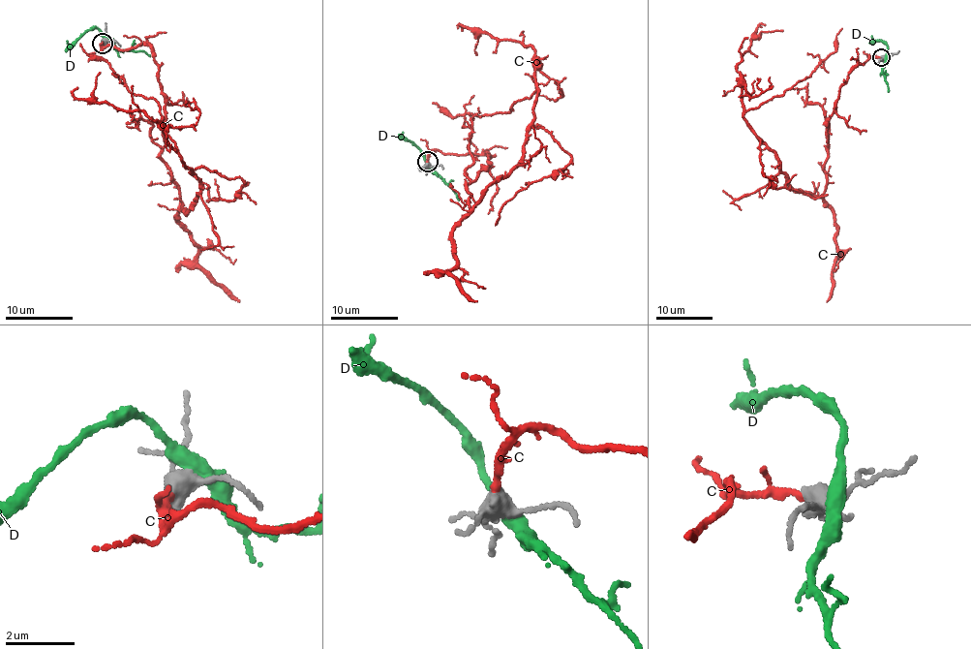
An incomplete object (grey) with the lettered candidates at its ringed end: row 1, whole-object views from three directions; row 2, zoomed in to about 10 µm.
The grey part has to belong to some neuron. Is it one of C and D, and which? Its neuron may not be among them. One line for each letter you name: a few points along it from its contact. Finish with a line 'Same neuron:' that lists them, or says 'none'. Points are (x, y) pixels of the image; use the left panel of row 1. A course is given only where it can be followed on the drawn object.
C: Its course: (102, 44), (151, 46), (161, 161), (187, 212), (200, 179), (155, 100), (130, 92), (80, 43)
Same neuron: C

